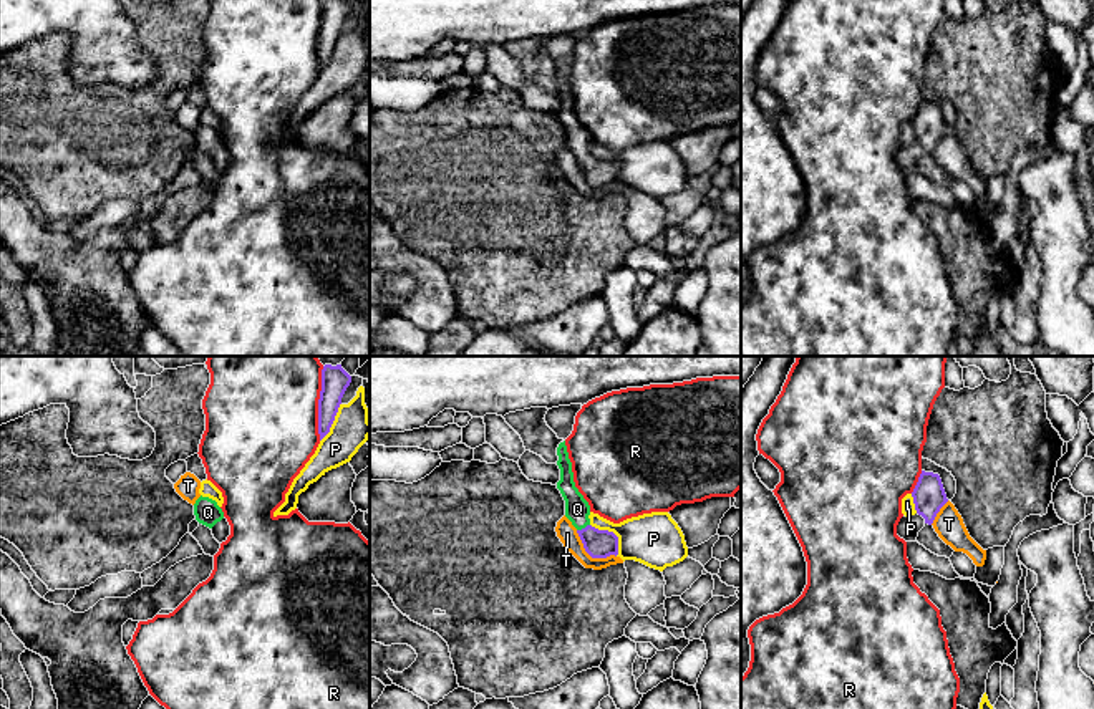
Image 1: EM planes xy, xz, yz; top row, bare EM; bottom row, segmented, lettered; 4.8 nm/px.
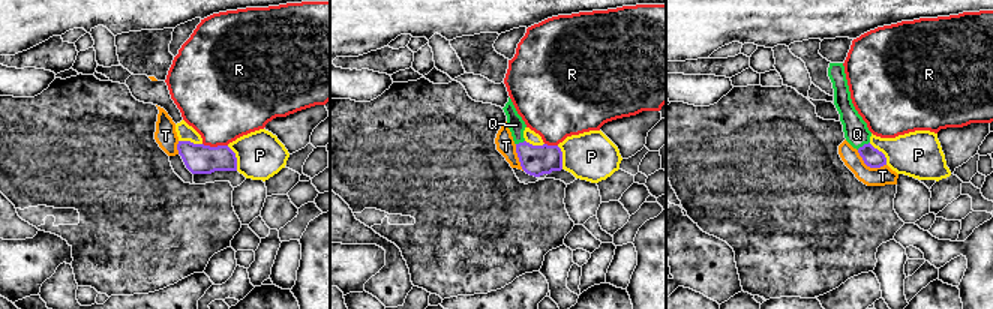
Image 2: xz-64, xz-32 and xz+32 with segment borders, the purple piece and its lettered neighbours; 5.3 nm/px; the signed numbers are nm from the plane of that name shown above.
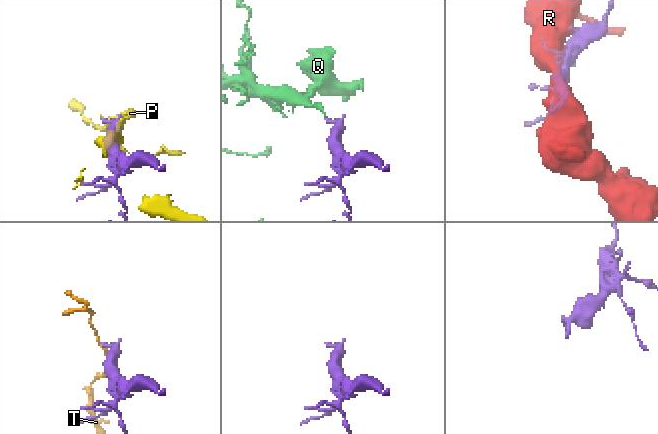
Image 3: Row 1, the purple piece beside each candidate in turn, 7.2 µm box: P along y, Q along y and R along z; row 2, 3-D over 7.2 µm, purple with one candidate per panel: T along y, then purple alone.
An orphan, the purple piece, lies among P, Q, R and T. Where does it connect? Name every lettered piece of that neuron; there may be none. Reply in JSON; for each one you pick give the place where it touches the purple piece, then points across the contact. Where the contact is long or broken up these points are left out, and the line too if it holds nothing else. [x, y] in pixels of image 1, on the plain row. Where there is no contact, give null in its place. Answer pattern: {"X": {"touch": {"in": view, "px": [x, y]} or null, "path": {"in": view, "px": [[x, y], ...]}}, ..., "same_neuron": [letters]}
{"Q": {"touch": {"in": "xz", "px": [582, 158]}, "path": {"in": "xz", "px": [[599, 173], [582, 158], [577, 138]]}}, "same_neuron": ["Q"]}

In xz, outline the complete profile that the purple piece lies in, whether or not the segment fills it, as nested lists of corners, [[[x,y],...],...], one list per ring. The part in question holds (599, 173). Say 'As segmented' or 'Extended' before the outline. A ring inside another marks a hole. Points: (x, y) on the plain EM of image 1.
Extended. [[[565,70],[557,76],[557,94],[560,98],[560,109],[557,118],[565,129],[565,146],[577,157],[577,162],[583,172],[585,181],[592,187],[607,187],[618,184],[618,166],[608,159],[598,159],[590,154],[590,134],[578,121],[574,111],[572,91],[569,88]]]

